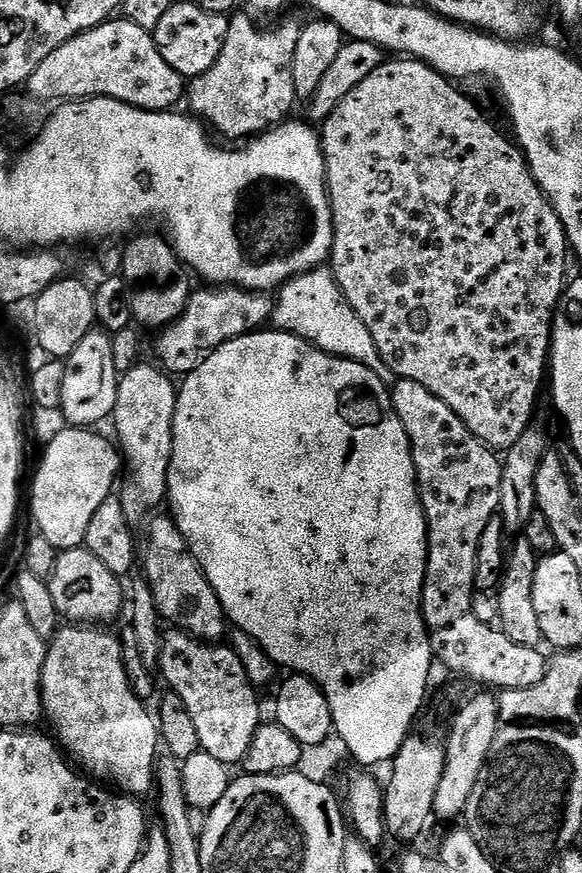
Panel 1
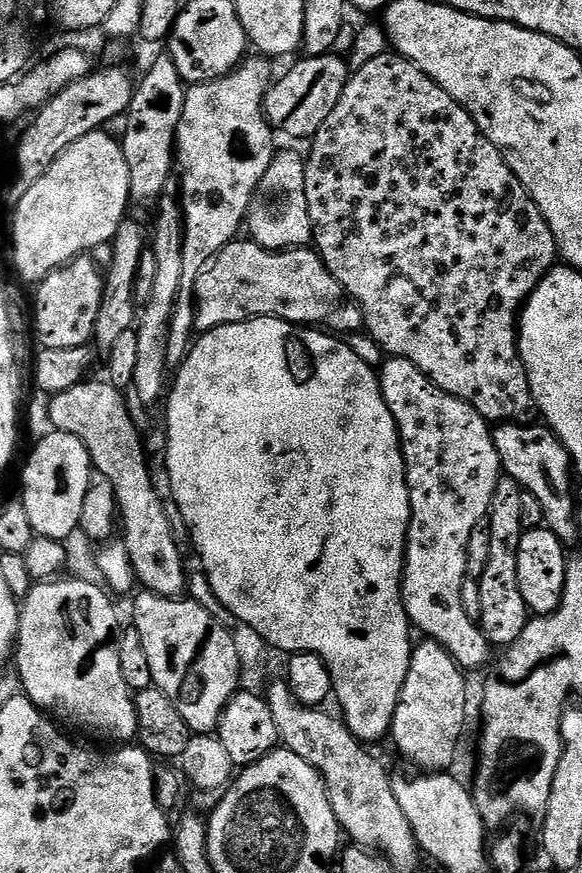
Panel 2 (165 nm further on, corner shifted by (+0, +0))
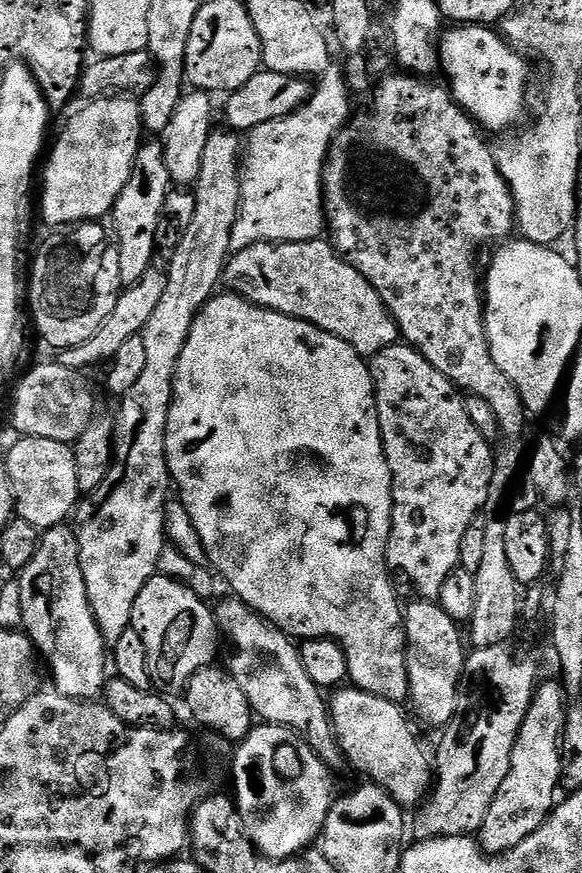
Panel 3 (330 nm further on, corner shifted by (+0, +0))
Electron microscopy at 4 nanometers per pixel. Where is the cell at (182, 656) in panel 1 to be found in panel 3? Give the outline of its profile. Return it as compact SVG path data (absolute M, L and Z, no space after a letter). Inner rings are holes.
M159 574L142 586L138 602L134 602L132 628L138 630L142 642L146 642L152 688L164 694L183 693L194 674L217 663L216 651L222 648L220 628L209 601L203 600L187 585Z

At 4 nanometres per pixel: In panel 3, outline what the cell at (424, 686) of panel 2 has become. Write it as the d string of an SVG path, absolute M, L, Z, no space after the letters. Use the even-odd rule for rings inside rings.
M419 598L413 601L409 608L407 605L403 609L406 641L404 663L408 666L408 695L413 708L411 711L420 715L422 723L440 730L456 713L458 686L466 659L466 640L462 635L461 625L452 620L450 614L440 608L439 603Z

